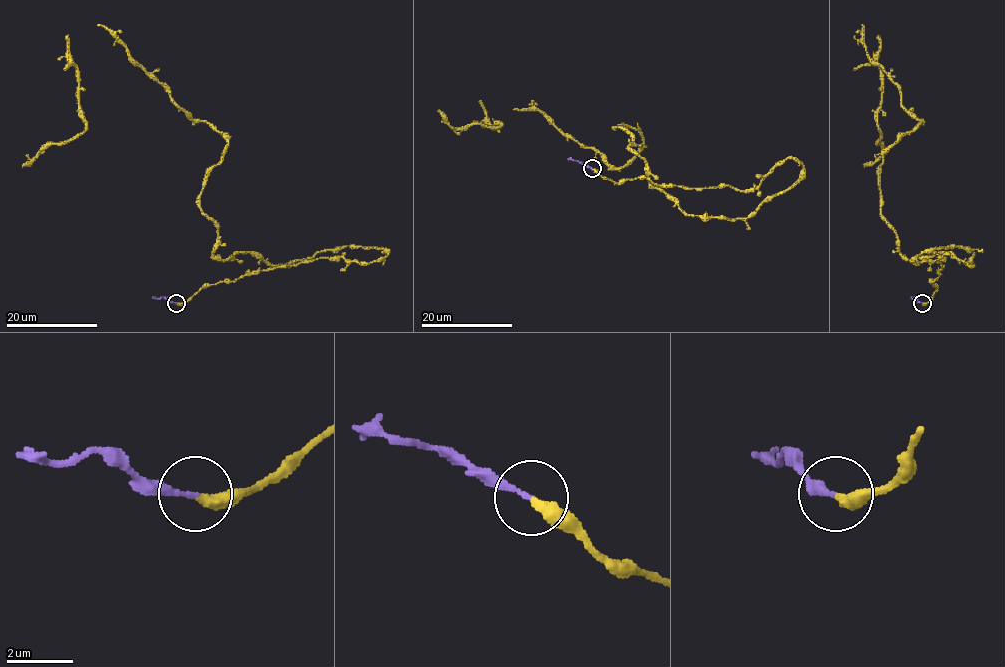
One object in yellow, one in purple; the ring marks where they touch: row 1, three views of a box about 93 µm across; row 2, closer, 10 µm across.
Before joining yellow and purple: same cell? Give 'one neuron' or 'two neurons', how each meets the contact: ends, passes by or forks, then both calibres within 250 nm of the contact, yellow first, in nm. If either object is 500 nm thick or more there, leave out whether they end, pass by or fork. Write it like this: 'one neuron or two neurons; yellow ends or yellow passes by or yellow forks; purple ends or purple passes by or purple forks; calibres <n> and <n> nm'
one neuron; yellow ends; purple ends; calibres 340 and 170 nm

